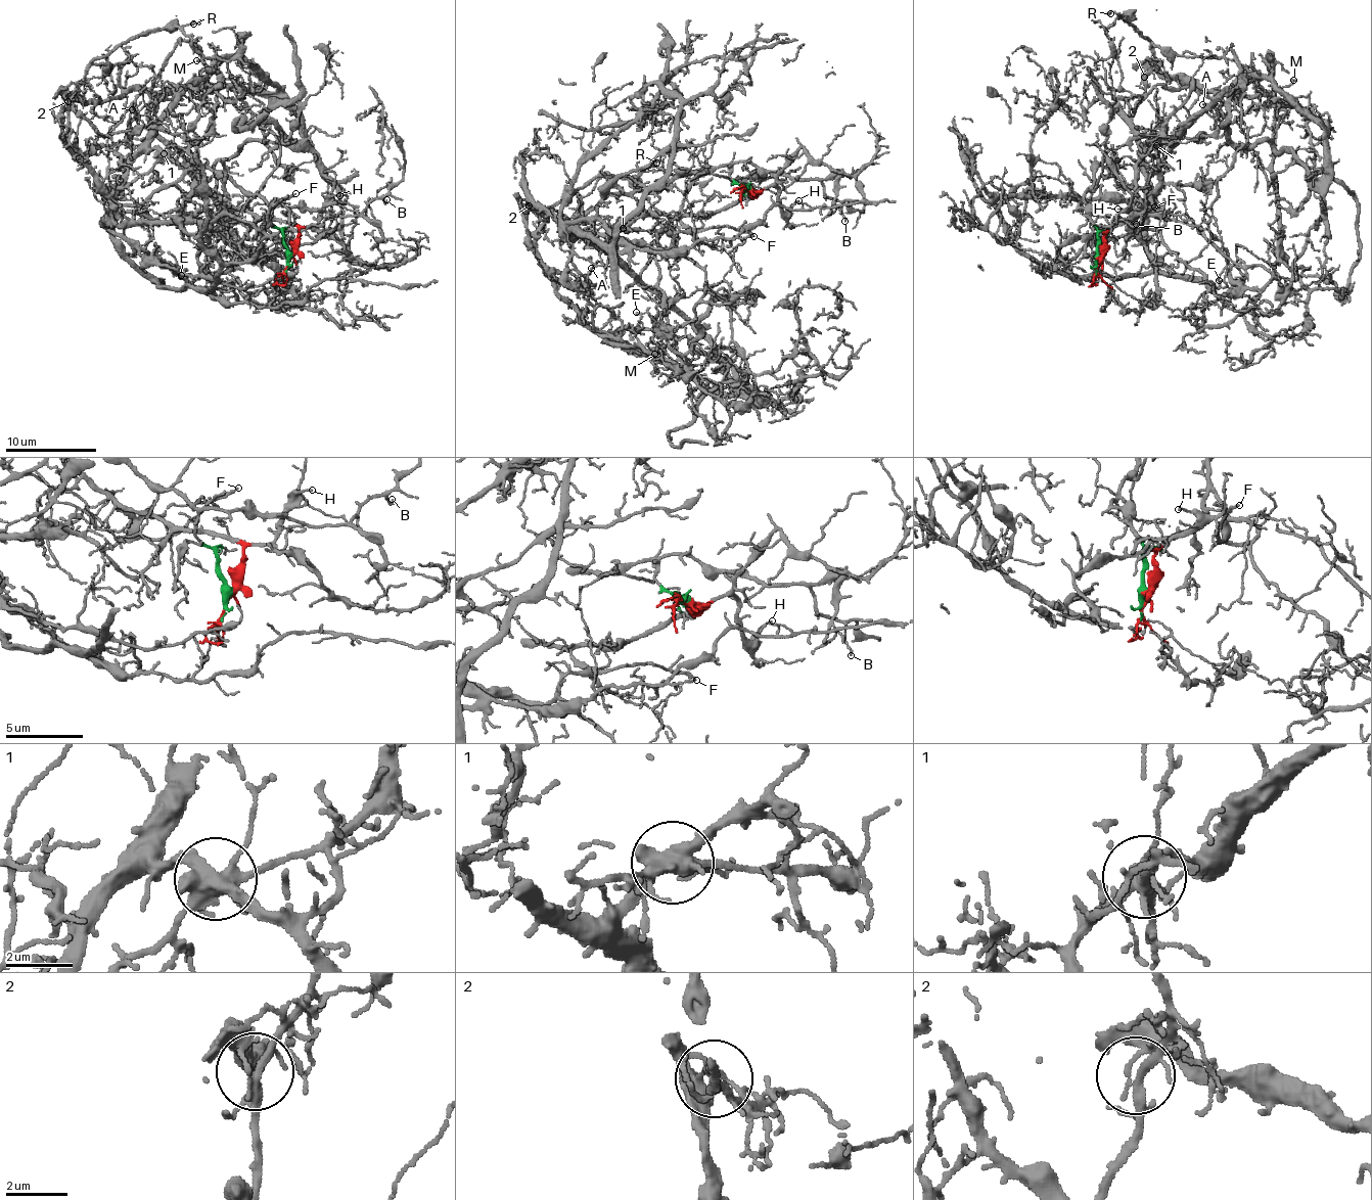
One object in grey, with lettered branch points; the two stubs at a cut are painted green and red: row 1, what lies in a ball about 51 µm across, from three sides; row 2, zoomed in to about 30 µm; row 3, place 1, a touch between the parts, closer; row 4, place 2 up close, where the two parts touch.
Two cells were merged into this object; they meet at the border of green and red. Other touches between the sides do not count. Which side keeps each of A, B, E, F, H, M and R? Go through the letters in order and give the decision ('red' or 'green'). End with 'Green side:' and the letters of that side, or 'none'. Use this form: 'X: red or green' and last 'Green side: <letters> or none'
A: green
B: green
E: green
F: green
H: red
M: red
R: green
Green side: A, B, E, F, R

